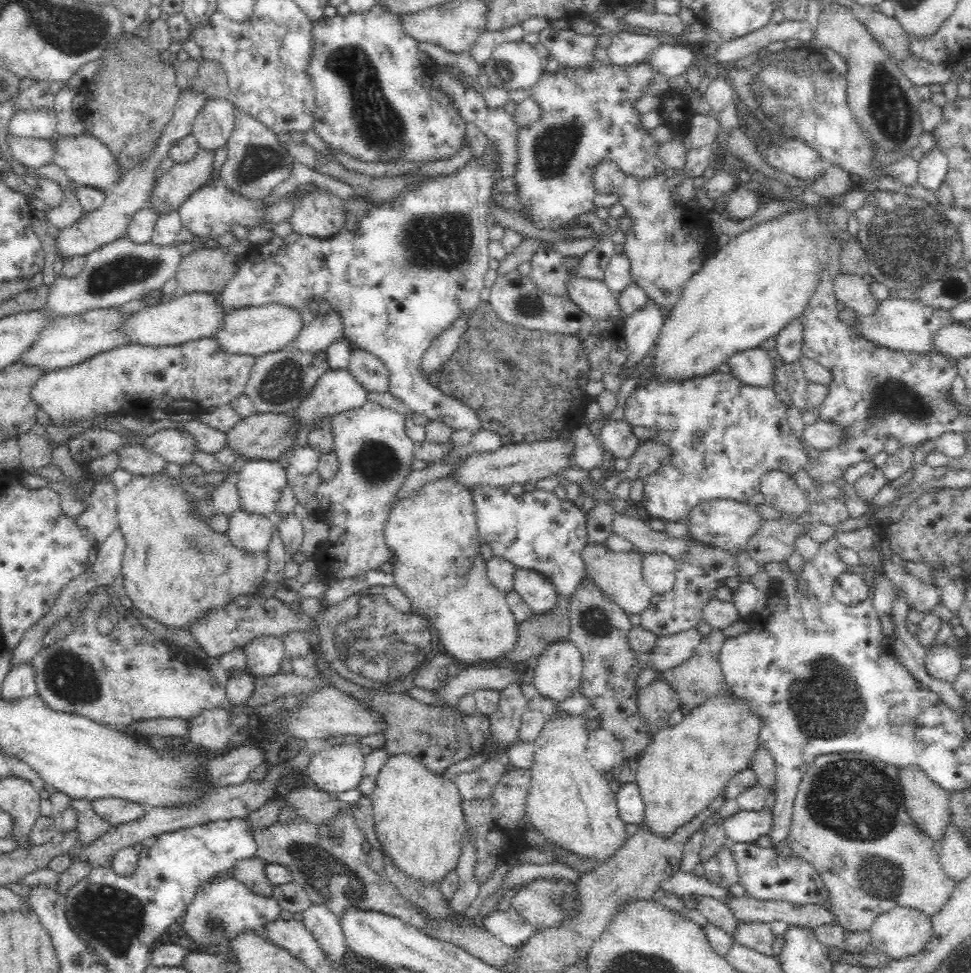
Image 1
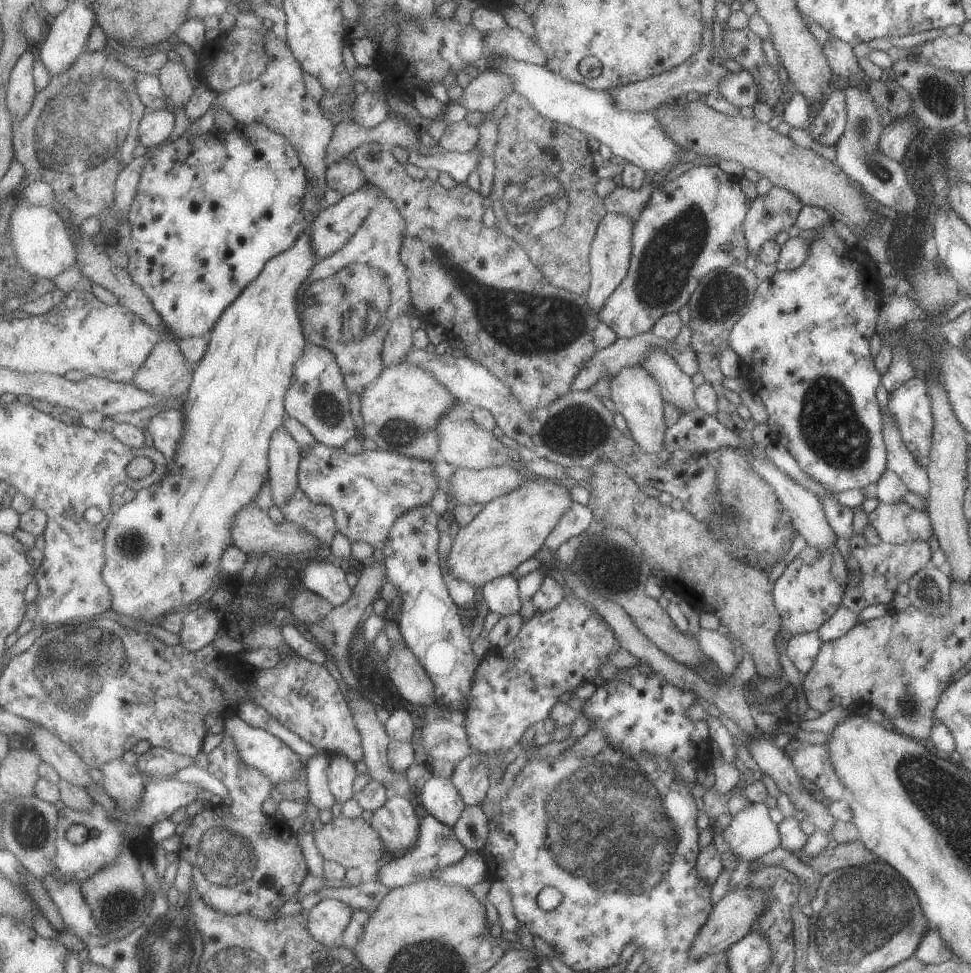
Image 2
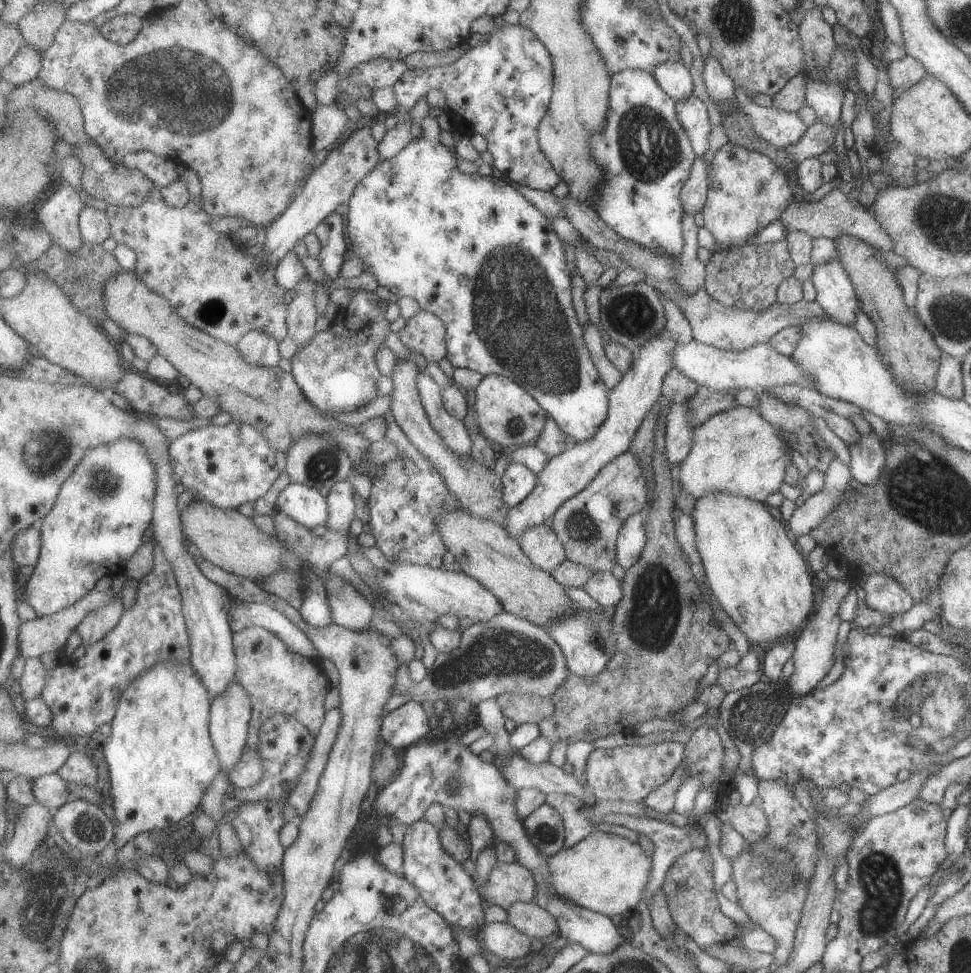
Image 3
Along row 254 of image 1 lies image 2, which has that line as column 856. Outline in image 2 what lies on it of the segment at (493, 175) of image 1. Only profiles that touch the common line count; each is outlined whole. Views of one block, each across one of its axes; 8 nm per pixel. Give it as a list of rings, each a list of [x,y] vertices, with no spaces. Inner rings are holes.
[[[832,222],[817,226],[815,238],[806,242],[809,256],[799,268],[791,271],[777,271],[771,278],[760,280],[755,288],[755,297],[749,302],[741,318],[733,324],[729,332],[728,346],[737,355],[740,362],[740,373],[751,386],[755,395],[767,411],[768,436],[773,443],[785,446],[785,450],[797,462],[798,468],[817,483],[827,486],[831,493],[841,493],[850,489],[864,489],[869,484],[877,483],[886,470],[885,448],[882,440],[882,415],[875,392],[880,384],[880,376],[874,368],[874,357],[869,352],[869,340],[876,333],[876,319],[883,296],[881,295],[880,279],[877,276],[875,262],[861,247],[847,246],[833,230]]]

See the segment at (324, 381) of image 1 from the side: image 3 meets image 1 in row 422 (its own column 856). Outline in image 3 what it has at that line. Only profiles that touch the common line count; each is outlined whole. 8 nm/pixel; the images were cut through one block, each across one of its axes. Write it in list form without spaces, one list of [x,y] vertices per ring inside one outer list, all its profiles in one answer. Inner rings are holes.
[[[838,260],[813,265],[809,278],[816,290],[815,301],[824,308],[829,320],[853,326],[859,300],[844,266]]]

